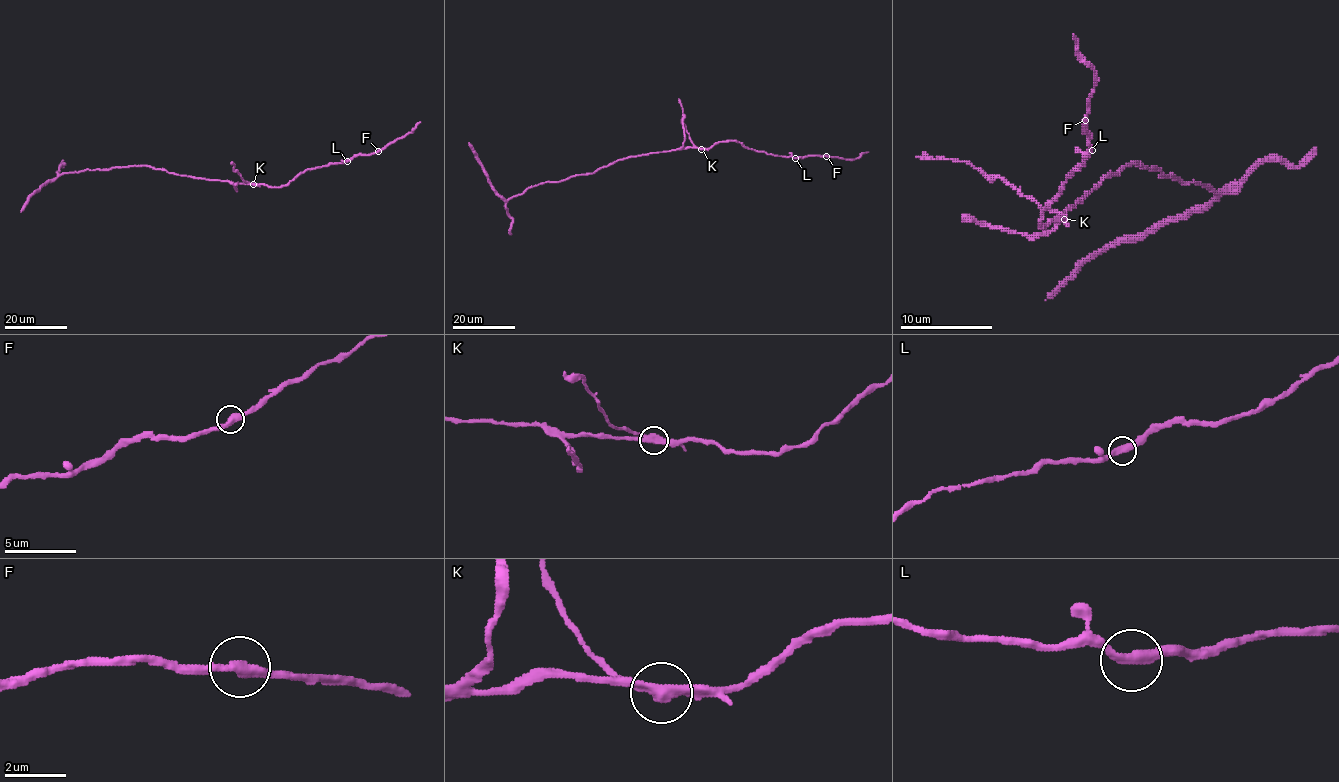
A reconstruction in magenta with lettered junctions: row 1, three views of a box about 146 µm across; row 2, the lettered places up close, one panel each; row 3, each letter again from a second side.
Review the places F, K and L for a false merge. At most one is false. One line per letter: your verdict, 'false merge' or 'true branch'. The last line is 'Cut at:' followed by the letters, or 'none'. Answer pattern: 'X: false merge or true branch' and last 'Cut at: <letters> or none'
F: true branch
K: false merge
L: true branch
Cut at: K

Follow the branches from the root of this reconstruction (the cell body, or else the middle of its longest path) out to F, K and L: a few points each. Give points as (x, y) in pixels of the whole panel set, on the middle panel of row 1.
F: (653, 153), (690, 147), (709, 149), (719, 142), (737, 141), (748, 149), (768, 154), (826, 156)
K: (653, 153), (701, 149)
L: (653, 153), (690, 147), (709, 149), (719, 142), (737, 141), (748, 149), (795, 158)

